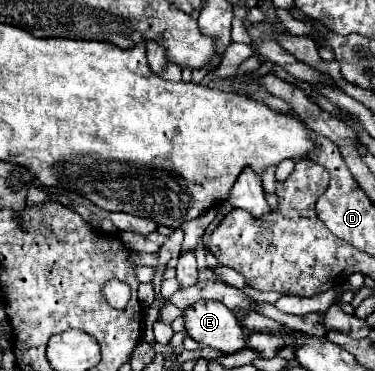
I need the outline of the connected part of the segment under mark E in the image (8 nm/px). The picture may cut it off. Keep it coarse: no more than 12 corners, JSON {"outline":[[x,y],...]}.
{"outline":[[220,301],[184,311],[186,333],[222,353],[244,349],[236,315]]}

